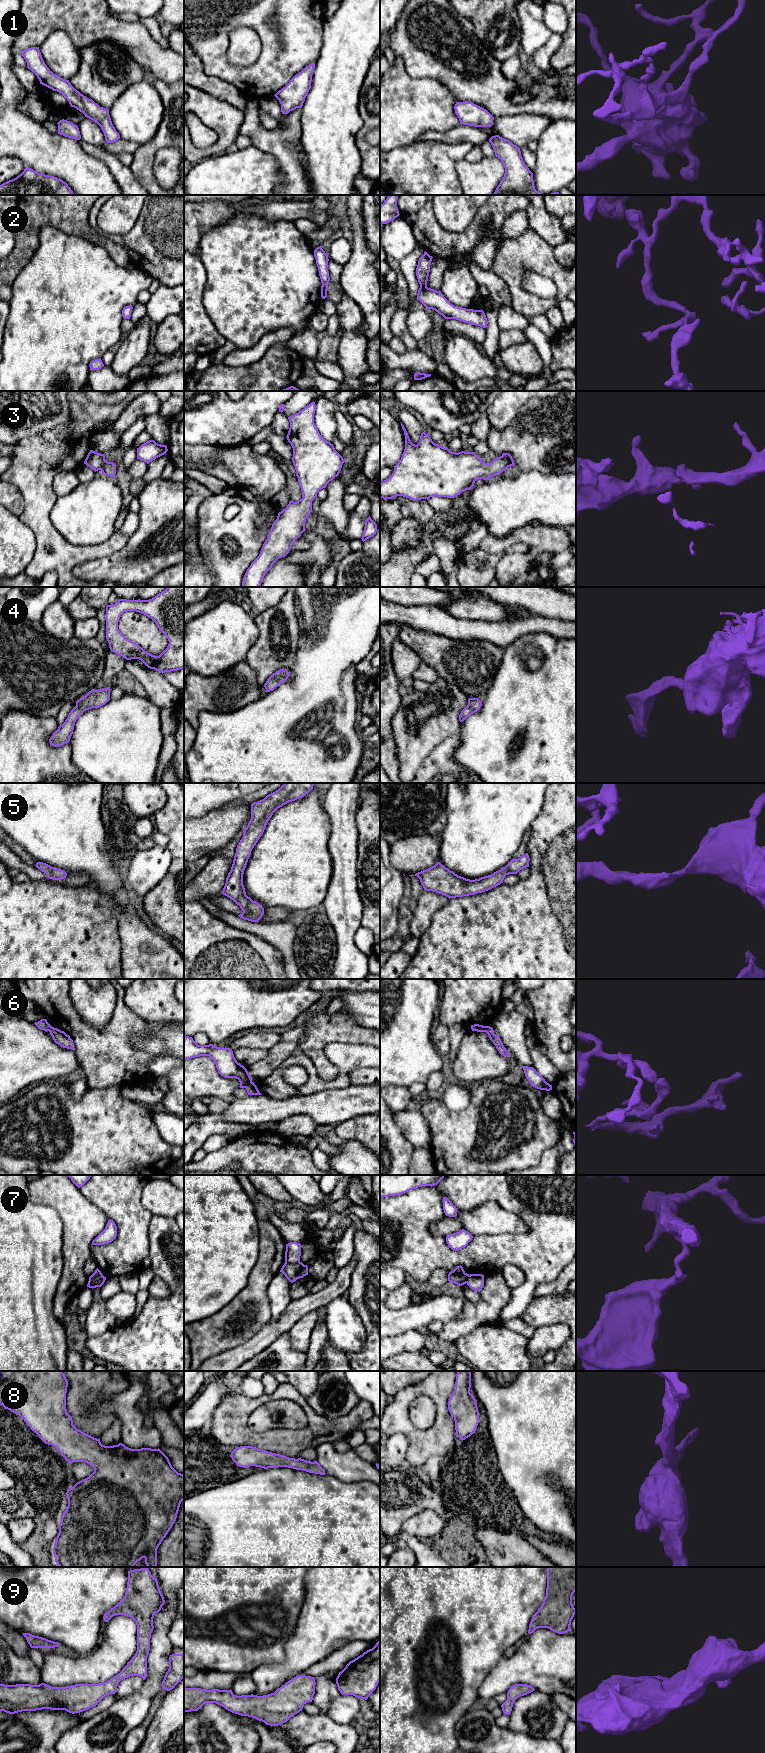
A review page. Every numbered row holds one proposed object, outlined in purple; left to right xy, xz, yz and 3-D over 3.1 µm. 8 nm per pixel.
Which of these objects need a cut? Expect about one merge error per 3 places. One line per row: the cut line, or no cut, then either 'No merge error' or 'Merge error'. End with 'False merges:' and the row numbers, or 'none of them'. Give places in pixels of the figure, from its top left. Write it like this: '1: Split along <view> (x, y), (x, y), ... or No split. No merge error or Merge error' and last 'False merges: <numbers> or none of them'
1: No split. No merge error
2: No split. No merge error
3: No split. No merge error
4: No split. No merge error
5: No split. No merge error
6: Split along xz (251, 1080), (245, 1087). Merge error
7: Split along xz (299, 1260), (293, 1263), (285, 1263). Merge error
8: No split. No merge error
9: No split. No merge error
False merges: 6, 7

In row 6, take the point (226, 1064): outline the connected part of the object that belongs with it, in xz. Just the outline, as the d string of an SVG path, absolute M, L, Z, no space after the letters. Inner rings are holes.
M184 1034L184 1060L199 1056L209 1056L214 1061L219 1074L225 1078L238 1079L240 1088L246 1088L252 1081L247 1069L235 1059L232 1050L213 1044L198 1045L192 1037Z

